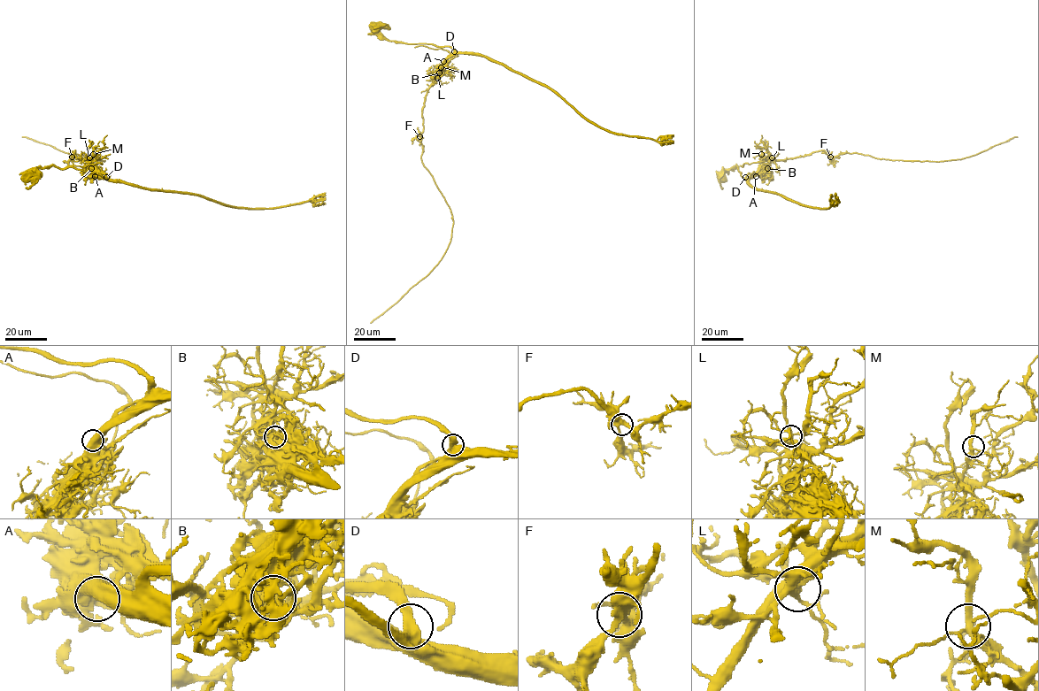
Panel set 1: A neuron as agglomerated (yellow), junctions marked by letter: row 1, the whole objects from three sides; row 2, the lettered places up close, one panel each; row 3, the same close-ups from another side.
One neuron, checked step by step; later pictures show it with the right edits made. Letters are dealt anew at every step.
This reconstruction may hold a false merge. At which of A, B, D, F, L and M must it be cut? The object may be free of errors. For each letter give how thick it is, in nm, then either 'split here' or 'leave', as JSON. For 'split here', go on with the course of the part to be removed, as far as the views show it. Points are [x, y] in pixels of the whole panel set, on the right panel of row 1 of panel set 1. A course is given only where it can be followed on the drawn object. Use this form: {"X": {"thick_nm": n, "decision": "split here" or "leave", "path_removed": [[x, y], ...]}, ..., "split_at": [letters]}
{"A": {"thick_nm": 480, "decision": "leave"}, "B": {"thick_nm": 400, "decision": "split here", "path_removed": [[767, 168], [769, 162], [820, 150], [833, 157], [860, 153], [904, 160], [954, 160], [1017, 136]]}, "D": {"thick_nm": 320, "decision": "leave"}, "F": {"thick_nm": 360, "decision": "leave"}, "L": {"thick_nm": 440, "decision": "leave"}, "M": {"thick_nm": 280, "decision": "leave"}, "split_at": ["B"]}

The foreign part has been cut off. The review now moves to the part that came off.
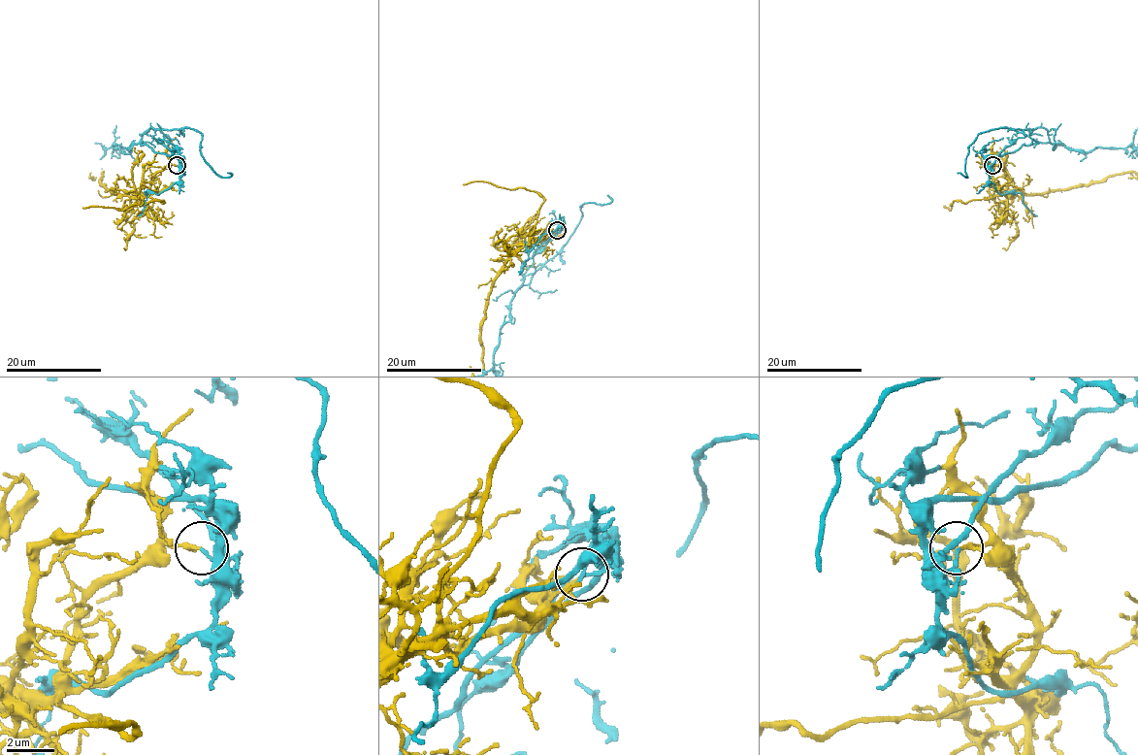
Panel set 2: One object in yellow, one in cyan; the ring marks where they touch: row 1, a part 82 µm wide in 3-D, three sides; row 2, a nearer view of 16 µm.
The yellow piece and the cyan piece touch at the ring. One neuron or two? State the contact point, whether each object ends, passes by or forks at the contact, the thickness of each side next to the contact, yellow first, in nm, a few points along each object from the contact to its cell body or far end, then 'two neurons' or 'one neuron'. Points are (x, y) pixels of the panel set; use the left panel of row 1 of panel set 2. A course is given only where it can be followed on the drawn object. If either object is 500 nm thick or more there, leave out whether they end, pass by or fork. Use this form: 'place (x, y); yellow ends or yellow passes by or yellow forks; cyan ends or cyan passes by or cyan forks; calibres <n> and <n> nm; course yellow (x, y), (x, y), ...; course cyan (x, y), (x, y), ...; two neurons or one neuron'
place (177, 165); yellow ends; cyan ends; calibres 200 and 110 nm; course cyan (177, 165), (144, 143), (128, 153), (113, 147), (114, 121); two neurons

